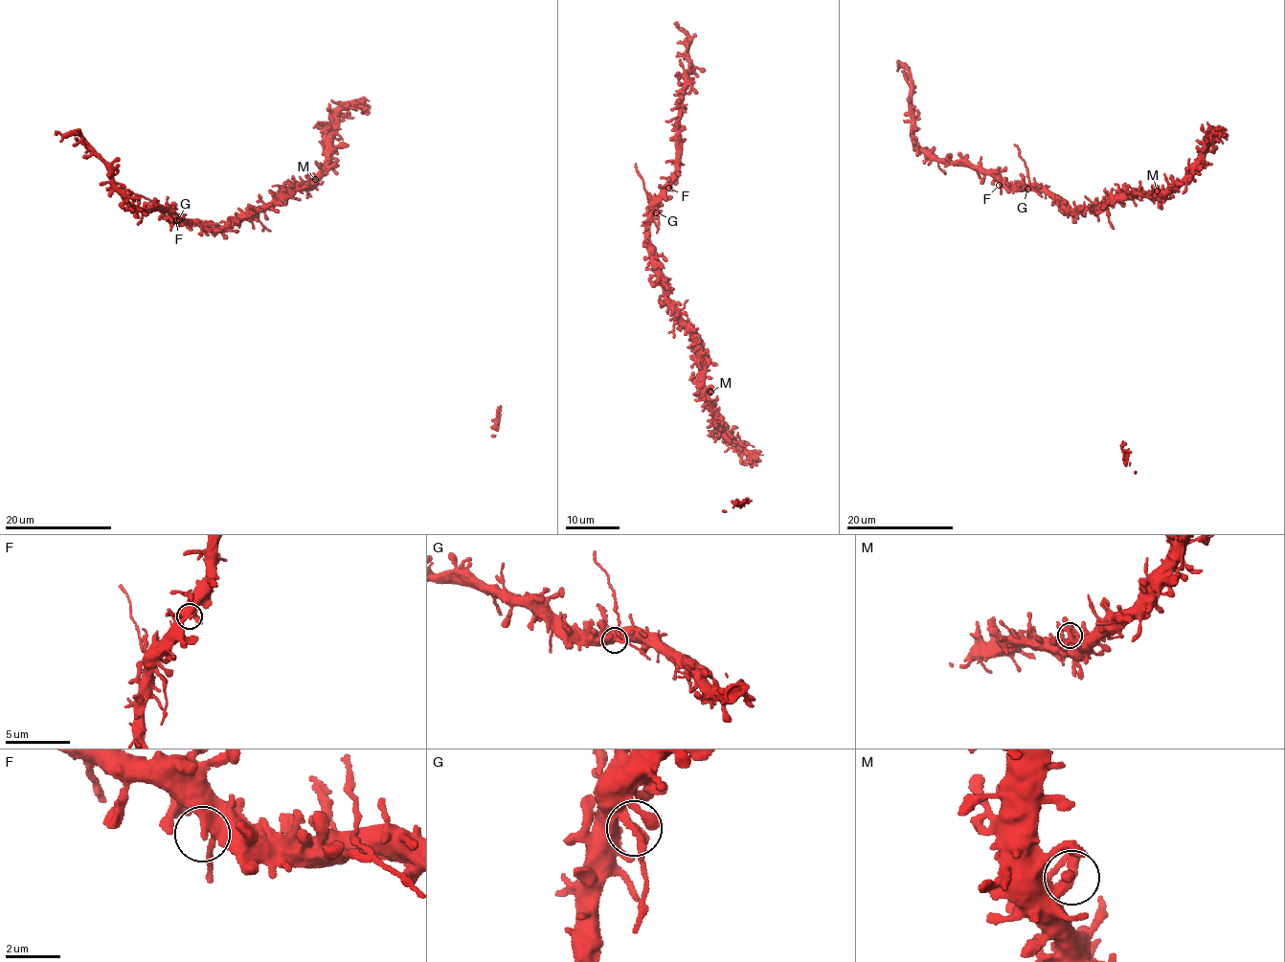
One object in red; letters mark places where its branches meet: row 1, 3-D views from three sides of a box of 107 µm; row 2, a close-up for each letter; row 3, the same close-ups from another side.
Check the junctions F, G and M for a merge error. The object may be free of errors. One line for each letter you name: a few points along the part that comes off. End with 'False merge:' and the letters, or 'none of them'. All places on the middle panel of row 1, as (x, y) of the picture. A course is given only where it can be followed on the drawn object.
G: foreign part runs (656, 212), (636, 163)
False merge: G

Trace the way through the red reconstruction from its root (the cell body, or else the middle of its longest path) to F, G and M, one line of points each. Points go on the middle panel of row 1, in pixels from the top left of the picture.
F: (685, 322), (679, 316), (679, 309), (667, 299), (665, 280), (650, 243), (650, 212), (656, 199), (668, 188)
G: (685, 322), (679, 316), (679, 309), (667, 299), (665, 280), (650, 243), (650, 214), (656, 212)
M: (685, 322), (685, 330), (697, 347), (703, 390), (710, 391)

